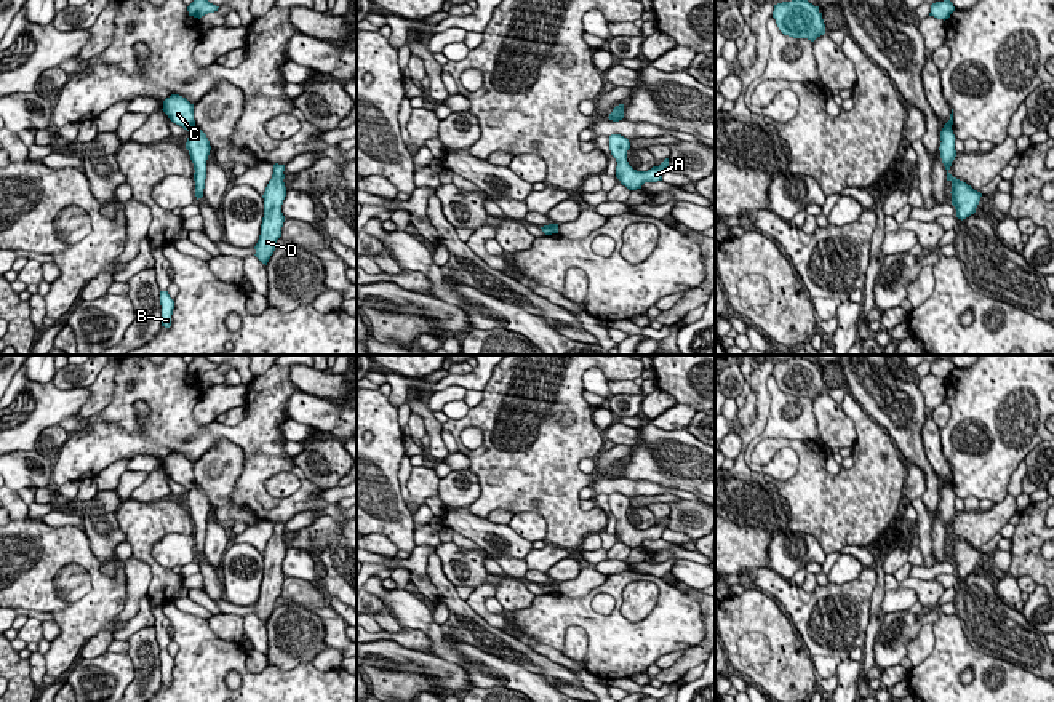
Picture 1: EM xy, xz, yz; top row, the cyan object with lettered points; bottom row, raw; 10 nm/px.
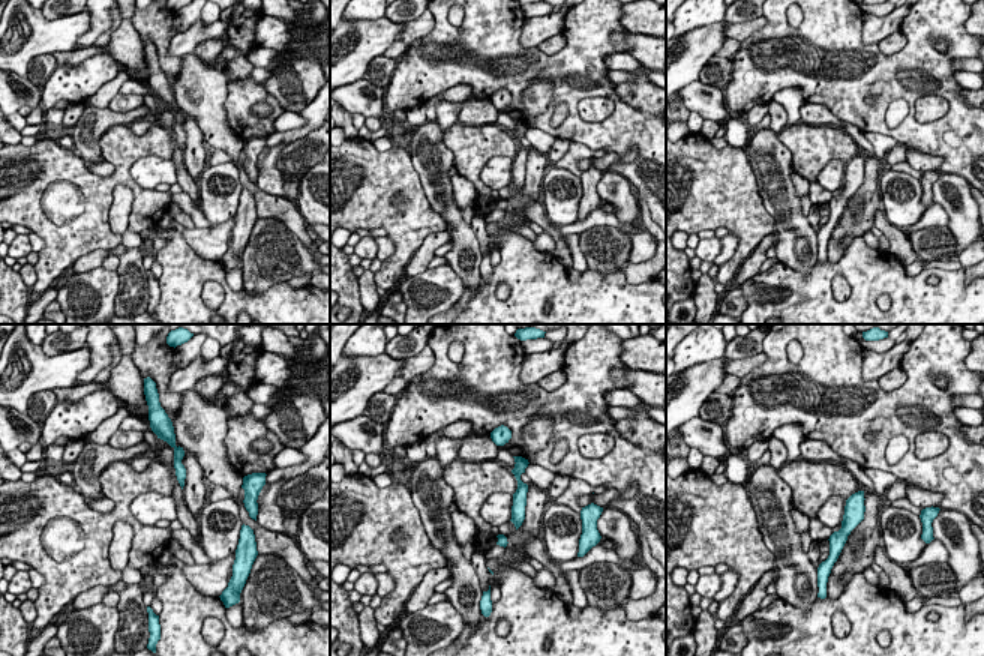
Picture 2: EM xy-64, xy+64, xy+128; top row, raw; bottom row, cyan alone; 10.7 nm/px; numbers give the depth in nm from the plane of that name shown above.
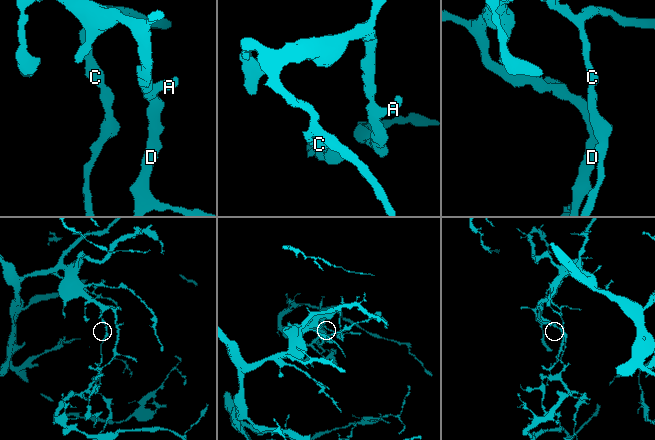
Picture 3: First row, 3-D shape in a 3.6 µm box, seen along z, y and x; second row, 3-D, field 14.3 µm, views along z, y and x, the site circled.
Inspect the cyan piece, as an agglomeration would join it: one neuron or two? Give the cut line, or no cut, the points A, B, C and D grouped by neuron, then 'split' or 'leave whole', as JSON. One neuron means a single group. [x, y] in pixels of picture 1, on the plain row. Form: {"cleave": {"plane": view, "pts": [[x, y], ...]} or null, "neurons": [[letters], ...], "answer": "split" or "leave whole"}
{"cleave": {"plane": "xy", "pts": [[195, 485], [189, 490]]}, "neurons": [["A", "C", "D"], ["B"]], "answer": "split"}

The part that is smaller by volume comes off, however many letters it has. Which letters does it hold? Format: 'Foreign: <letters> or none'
Foreign: B

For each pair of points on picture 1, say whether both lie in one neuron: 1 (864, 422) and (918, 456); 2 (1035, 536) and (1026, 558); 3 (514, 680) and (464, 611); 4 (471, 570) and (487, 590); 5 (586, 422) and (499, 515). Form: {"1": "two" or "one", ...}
{"1": "two", "2": "one", "3": "two", "4": "two", "5": "two"}

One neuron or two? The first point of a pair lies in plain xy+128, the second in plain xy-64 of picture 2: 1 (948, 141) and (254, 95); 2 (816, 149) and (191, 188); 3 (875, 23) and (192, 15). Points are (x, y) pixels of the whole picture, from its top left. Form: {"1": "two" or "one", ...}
{"1": "one", "2": "two", "3": "two"}

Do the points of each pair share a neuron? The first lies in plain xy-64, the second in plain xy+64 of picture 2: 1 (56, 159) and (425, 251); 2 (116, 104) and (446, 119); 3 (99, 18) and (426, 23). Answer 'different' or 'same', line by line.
1: different
2: same
3: same

